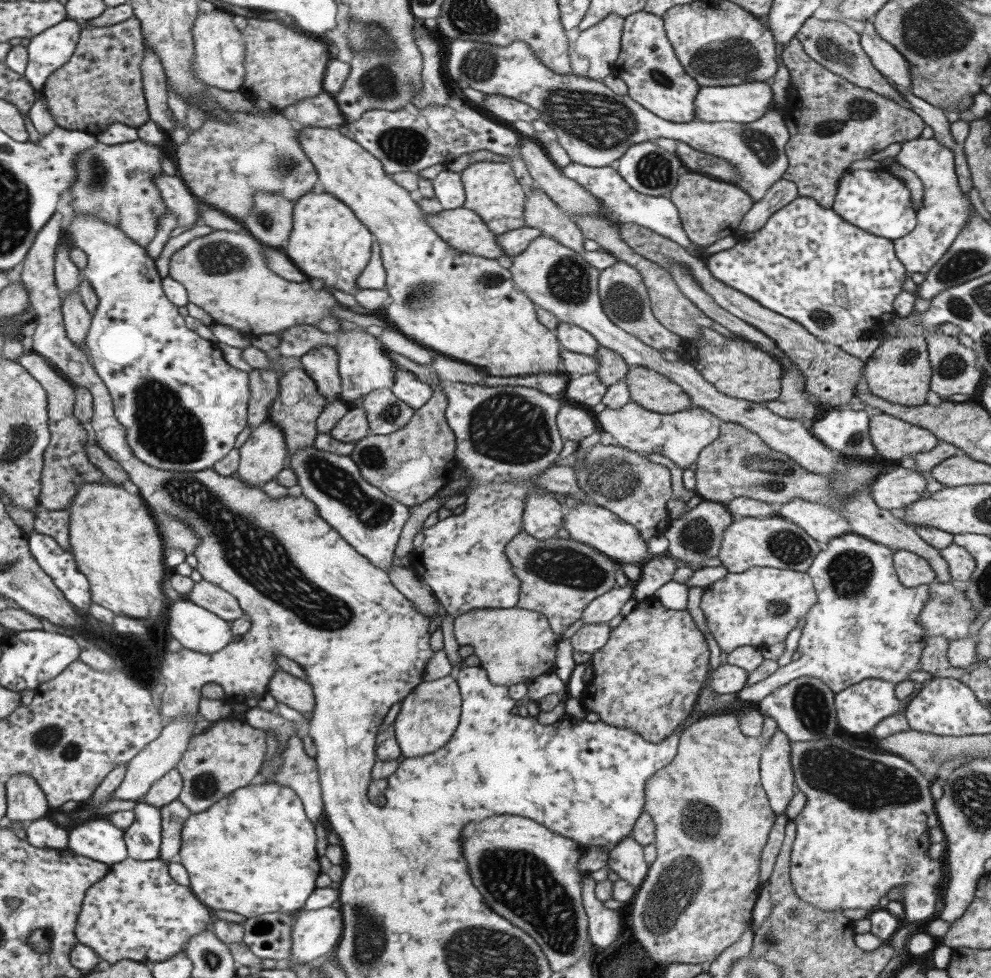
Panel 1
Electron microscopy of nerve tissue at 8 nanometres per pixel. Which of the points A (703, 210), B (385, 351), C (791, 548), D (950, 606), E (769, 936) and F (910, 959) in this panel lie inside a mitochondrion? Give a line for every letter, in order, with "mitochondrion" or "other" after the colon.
A: other
B: other
C: mitochondrion
D: mitochondrion
E: mitochondrion
F: other

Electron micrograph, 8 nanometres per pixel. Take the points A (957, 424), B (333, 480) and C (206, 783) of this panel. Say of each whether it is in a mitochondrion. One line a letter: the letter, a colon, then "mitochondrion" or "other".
A: other
B: mitochondrion
C: mitochondrion

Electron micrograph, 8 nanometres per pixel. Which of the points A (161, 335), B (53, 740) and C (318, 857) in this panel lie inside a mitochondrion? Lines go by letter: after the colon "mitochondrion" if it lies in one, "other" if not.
A: other
B: mitochondrion
C: other

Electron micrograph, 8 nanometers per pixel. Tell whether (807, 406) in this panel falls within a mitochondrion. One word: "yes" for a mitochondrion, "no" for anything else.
no

